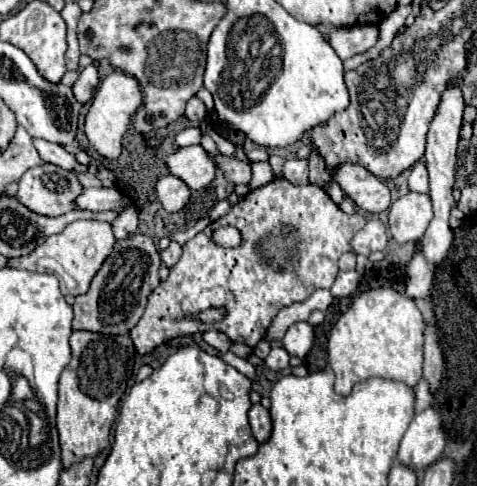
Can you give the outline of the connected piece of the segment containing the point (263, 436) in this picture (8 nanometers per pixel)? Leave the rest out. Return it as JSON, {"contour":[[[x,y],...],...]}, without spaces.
{"contour":[[[256,403],[256,405],[250,407],[248,417],[250,417],[250,427],[252,427],[252,433],[254,433],[256,441],[264,443],[270,437],[270,433],[272,433],[270,413],[260,403]]]}

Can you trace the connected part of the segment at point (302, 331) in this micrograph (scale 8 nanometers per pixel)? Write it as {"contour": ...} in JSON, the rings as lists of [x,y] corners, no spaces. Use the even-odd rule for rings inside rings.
{"contour":[[[302,321],[288,327],[286,335],[282,337],[282,347],[288,351],[288,355],[304,359],[312,347],[312,341],[314,341],[314,329],[306,321]]]}

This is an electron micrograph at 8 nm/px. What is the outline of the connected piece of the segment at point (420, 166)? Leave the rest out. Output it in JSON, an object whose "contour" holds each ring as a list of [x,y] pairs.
{"contour":[[[420,159],[420,161],[412,167],[410,177],[408,177],[408,185],[410,185],[410,191],[428,193],[428,169],[426,169],[424,159]]]}

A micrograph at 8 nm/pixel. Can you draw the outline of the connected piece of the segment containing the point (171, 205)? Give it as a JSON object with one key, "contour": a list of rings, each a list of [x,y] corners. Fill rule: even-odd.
{"contour":[[[166,175],[156,183],[156,195],[168,213],[176,213],[188,203],[190,187],[182,179]]]}

